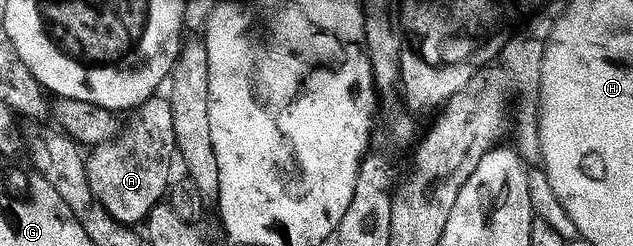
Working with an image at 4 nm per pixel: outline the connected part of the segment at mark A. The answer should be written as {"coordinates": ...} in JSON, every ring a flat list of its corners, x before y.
{"coordinates":[[161,97,146,100,130,117,132,120,128,124,126,121,116,140,98,144,86,157,87,177,95,199,119,224,142,225,164,201,172,183,173,160,178,153,175,123,170,99]]}

